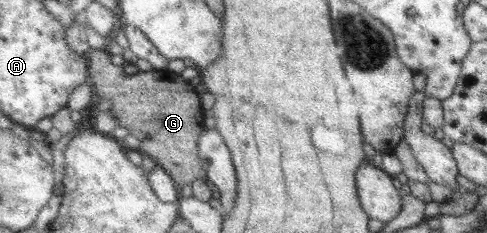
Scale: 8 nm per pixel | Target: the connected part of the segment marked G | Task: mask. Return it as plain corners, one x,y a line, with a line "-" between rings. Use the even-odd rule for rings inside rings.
89,50
82,55
87,61
87,82
94,86
96,94
102,99
110,99
109,112
116,120
116,126
128,129
128,133
140,141
139,152
148,155
152,160
160,165
178,185
191,184
193,180
205,179
206,173
203,167
203,160
198,154
198,137
203,131
203,110
199,95
194,89
194,85
185,81
180,74
160,69
151,71
138,71
135,74
126,75
122,70
122,65
110,63
110,54
106,50

